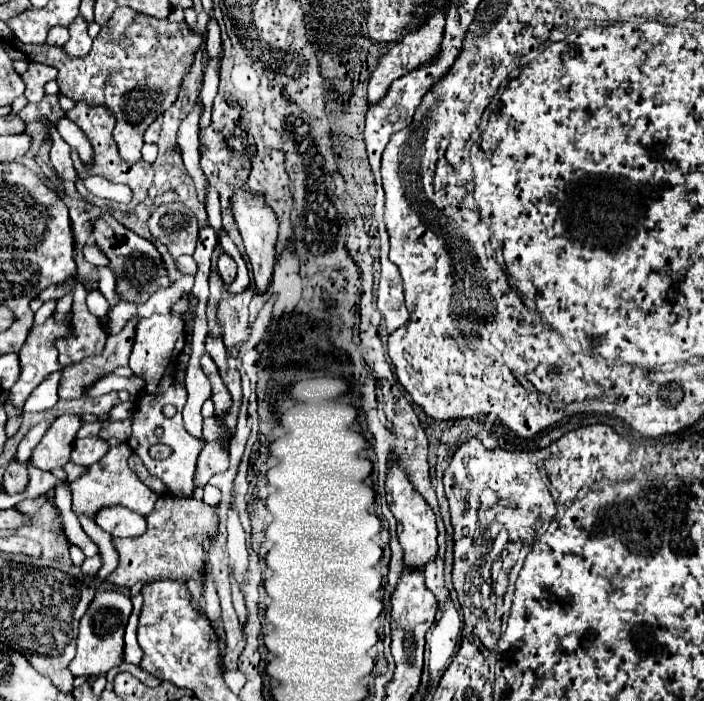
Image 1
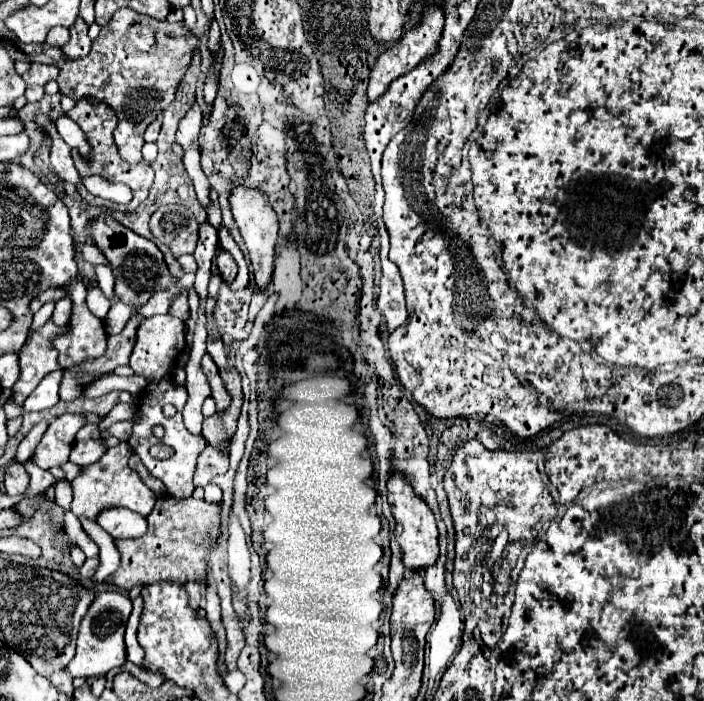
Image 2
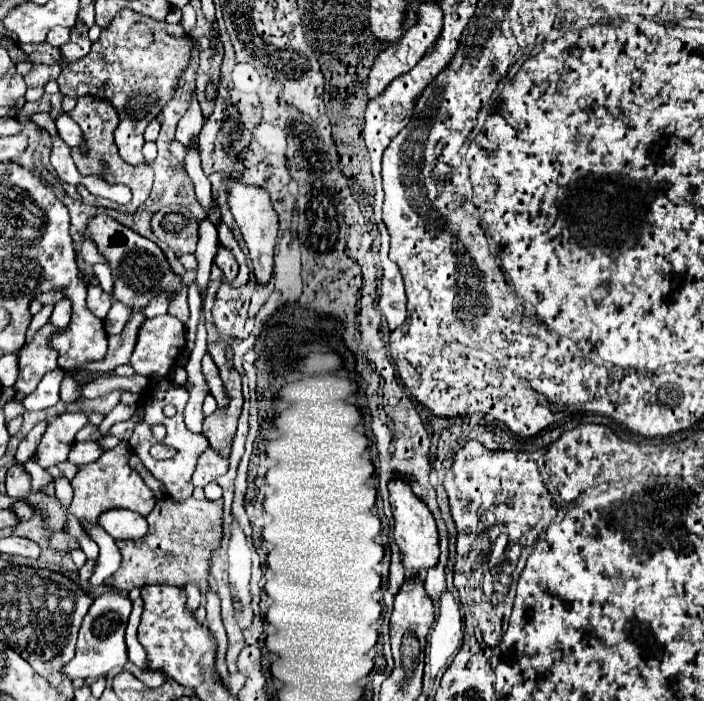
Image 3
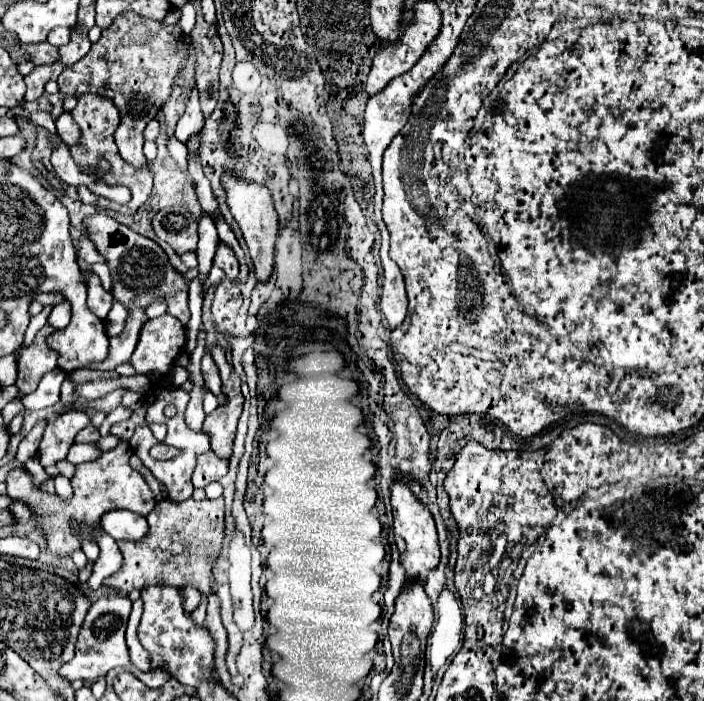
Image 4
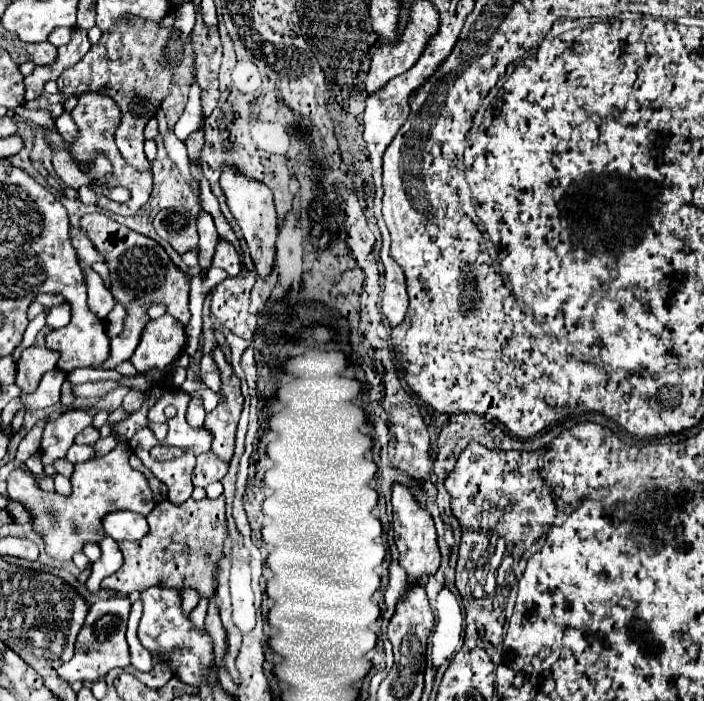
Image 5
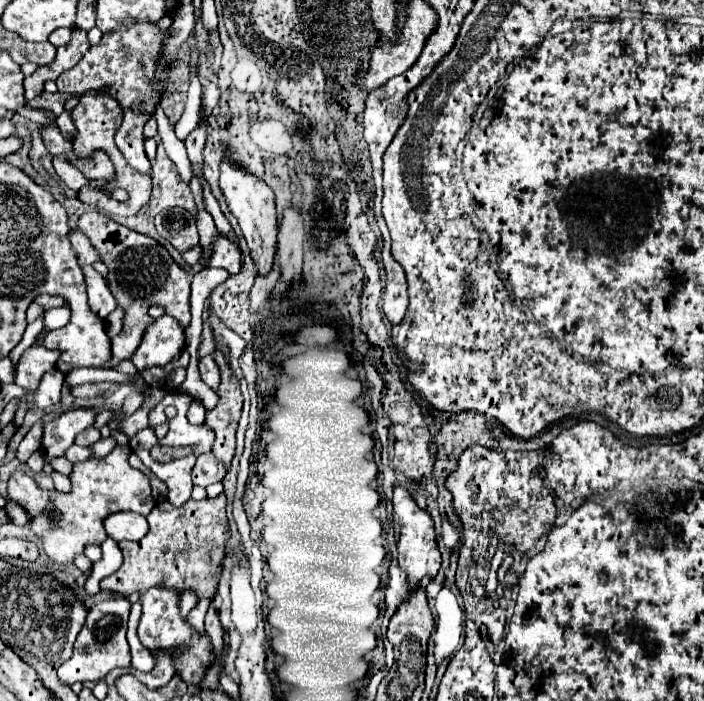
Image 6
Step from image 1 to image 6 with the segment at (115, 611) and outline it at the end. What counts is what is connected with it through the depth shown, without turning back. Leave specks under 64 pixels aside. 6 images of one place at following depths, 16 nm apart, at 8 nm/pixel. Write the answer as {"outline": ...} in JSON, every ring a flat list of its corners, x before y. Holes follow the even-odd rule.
{"outline":[[116,598,116,600,104,600,98,602,86,616,86,624,80,630,74,654,70,660,66,660,58,668,58,678,64,684,74,682,100,682,106,678,106,674,114,668,128,668,130,666,130,646,126,640,126,626,128,626,128,614,130,614,130,602,128,598]]}

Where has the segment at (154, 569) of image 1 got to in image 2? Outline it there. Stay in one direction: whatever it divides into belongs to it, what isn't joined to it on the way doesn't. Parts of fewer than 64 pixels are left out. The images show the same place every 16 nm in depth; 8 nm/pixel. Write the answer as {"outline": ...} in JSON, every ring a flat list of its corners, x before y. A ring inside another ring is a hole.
{"outline":[[170,496,160,498,156,508,148,514,148,532,136,540,116,540,122,562,120,568,105,582,120,588,122,592,132,590,134,586,156,584,172,580,174,584,198,582,202,590,208,584,208,558,210,550,218,544,220,538,220,508,222,502,206,502,196,498,172,500]]}

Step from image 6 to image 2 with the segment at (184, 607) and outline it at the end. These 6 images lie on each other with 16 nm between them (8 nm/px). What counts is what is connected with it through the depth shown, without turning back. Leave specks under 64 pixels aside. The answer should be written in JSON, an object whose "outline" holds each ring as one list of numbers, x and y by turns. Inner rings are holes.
{"outline":[[188,582,186,586,186,592,188,592,188,606,192,610,196,610,200,606,200,600,202,600,202,588,196,582]]}

